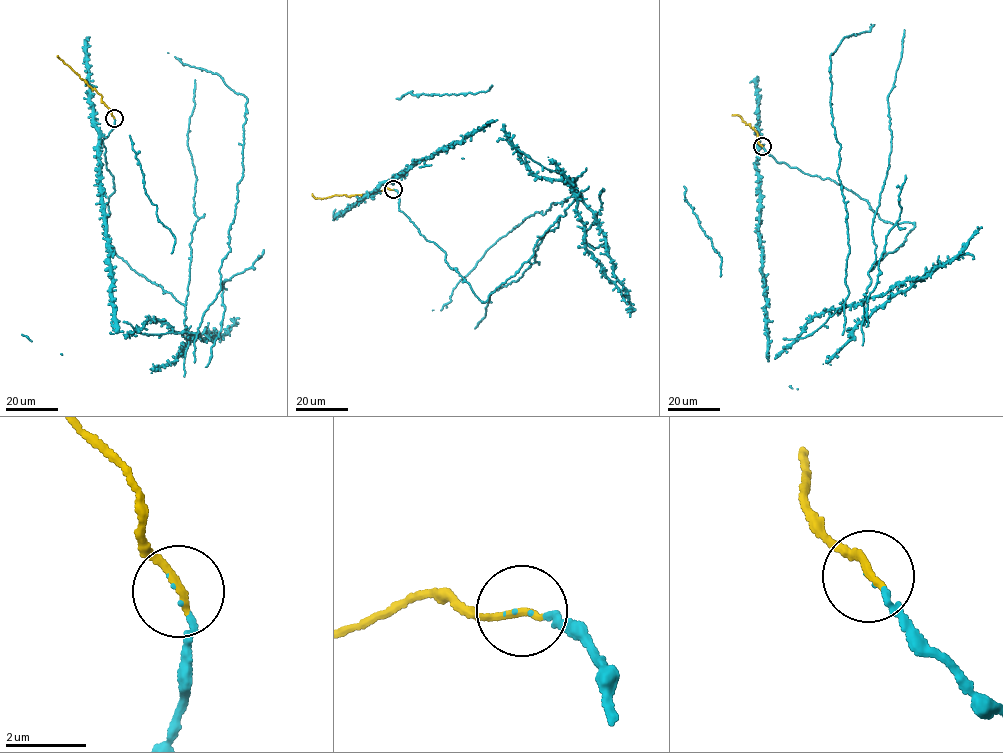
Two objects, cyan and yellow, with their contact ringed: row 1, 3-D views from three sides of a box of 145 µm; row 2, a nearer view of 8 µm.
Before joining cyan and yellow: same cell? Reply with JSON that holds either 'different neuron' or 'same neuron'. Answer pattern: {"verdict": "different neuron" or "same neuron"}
{"verdict": "same neuron"}

